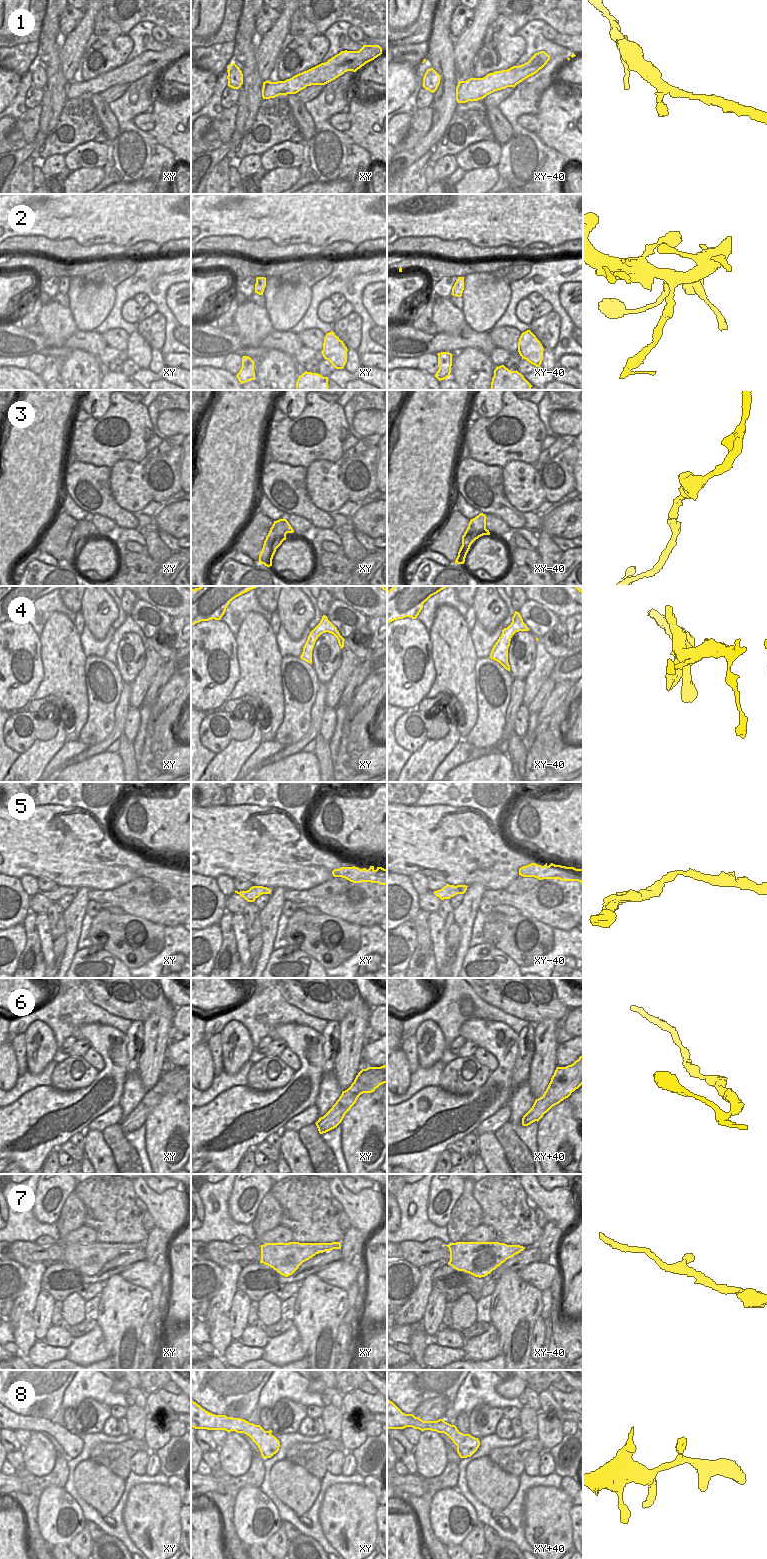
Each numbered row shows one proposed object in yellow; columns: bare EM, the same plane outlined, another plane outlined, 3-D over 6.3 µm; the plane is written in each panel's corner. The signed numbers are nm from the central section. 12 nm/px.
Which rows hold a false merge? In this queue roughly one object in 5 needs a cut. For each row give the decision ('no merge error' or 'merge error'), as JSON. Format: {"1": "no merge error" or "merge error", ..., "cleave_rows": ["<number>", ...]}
{"1": "no merge error", "2": "no merge error", "3": "no merge error", "4": "merge error", "5": "no merge error", "6": "no merge error", "7": "no merge error", "8": "no merge error", "cleave_rows": ["4"]}

